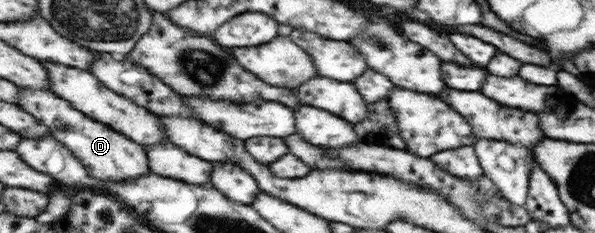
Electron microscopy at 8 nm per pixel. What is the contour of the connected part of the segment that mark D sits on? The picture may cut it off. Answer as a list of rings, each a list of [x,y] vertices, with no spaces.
[[[22,89],[22,107],[28,112],[32,112],[42,123],[46,123],[56,139],[60,139],[66,147],[76,151],[80,155],[82,163],[88,167],[90,175],[96,177],[104,183],[122,183],[130,179],[138,179],[142,175],[151,173],[151,167],[148,166],[148,155],[143,144],[136,143],[135,140],[128,139],[128,136],[116,131],[112,126],[106,123],[100,123],[91,116],[86,115],[76,106],[62,97],[58,97],[54,91],[44,91],[44,89]]]

